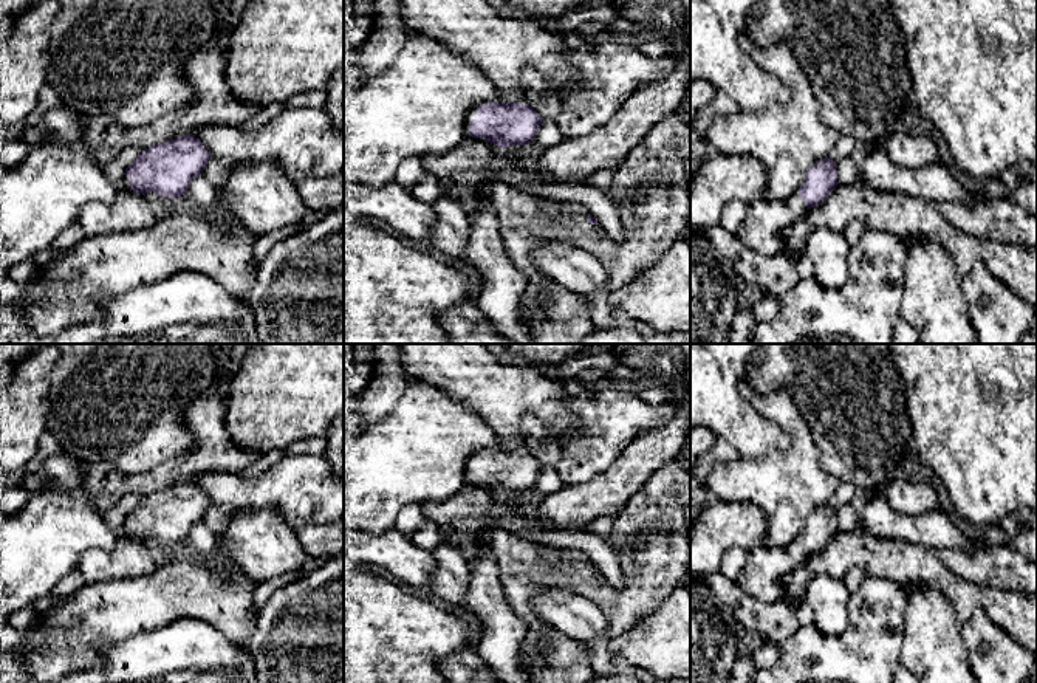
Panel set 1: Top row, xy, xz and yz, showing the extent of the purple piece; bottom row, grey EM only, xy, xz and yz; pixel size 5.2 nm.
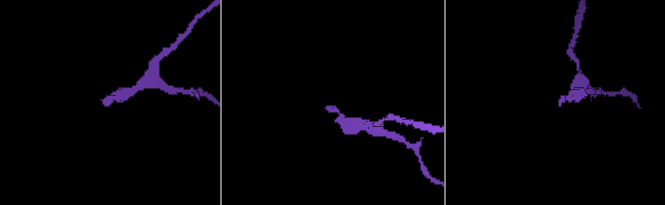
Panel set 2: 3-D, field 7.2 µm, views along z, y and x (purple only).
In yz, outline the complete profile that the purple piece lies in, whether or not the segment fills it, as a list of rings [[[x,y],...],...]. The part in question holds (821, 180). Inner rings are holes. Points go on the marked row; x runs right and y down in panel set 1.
[[[825,156],[806,172],[797,194],[786,200],[758,198],[751,203],[735,235],[763,256],[777,256],[782,249],[780,232],[819,206],[837,184],[837,163]]]

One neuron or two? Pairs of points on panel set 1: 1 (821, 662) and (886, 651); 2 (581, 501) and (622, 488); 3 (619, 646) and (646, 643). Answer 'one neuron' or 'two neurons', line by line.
1: one neuron
2: one neuron
3: one neuron

